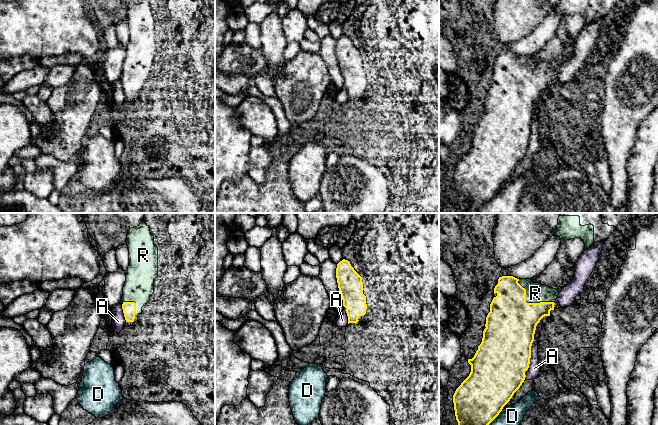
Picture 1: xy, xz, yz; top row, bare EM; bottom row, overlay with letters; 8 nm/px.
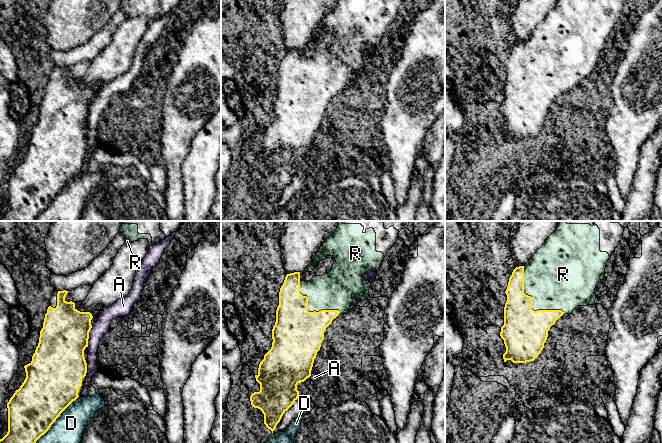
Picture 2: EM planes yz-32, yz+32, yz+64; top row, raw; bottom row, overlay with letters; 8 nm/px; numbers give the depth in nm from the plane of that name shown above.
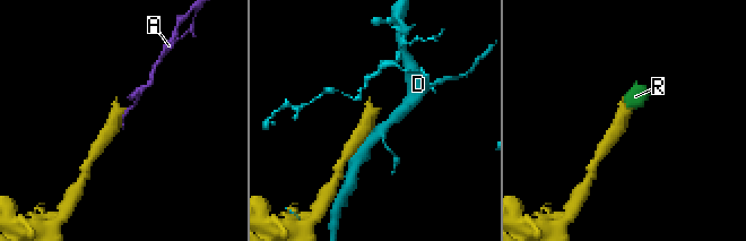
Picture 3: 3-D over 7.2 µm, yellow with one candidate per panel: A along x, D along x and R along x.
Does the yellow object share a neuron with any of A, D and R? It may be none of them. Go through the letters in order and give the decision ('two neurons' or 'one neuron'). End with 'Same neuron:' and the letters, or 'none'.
A: two neurons
D: two neurons
R: one neuron
Same neuron: R

